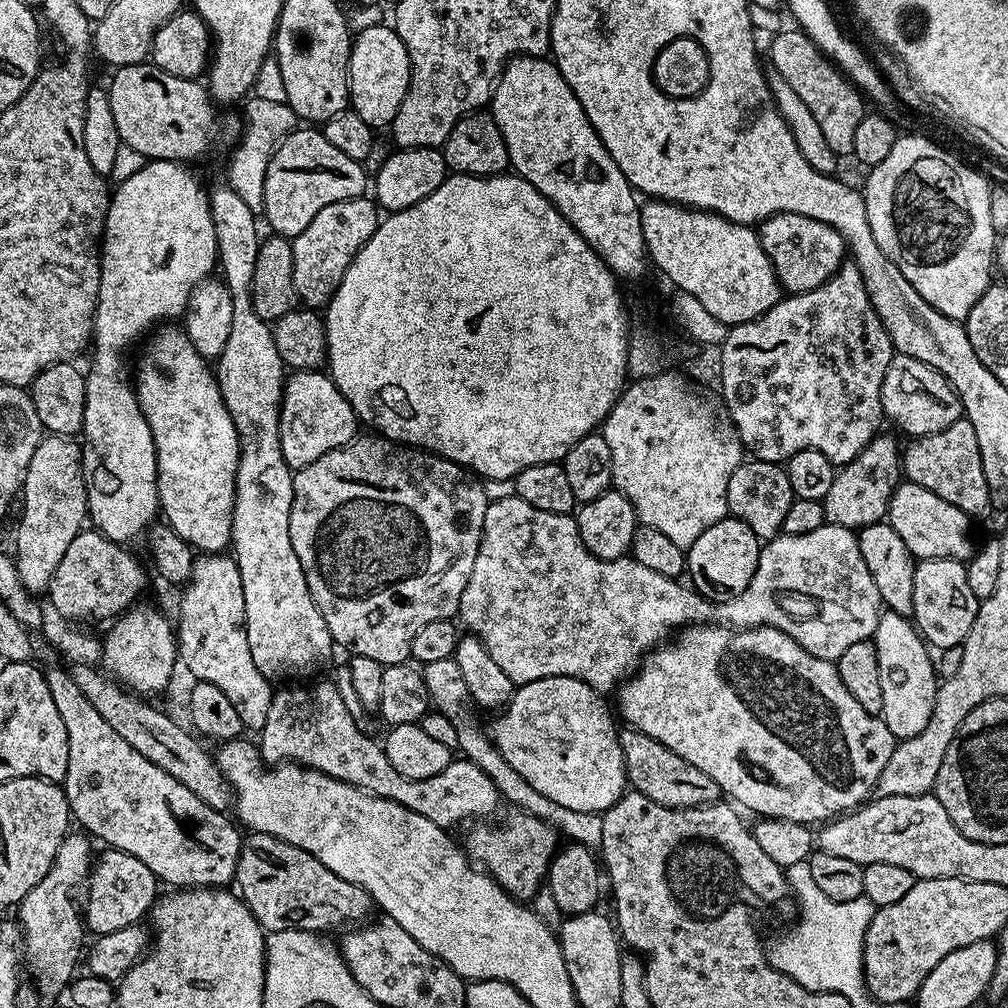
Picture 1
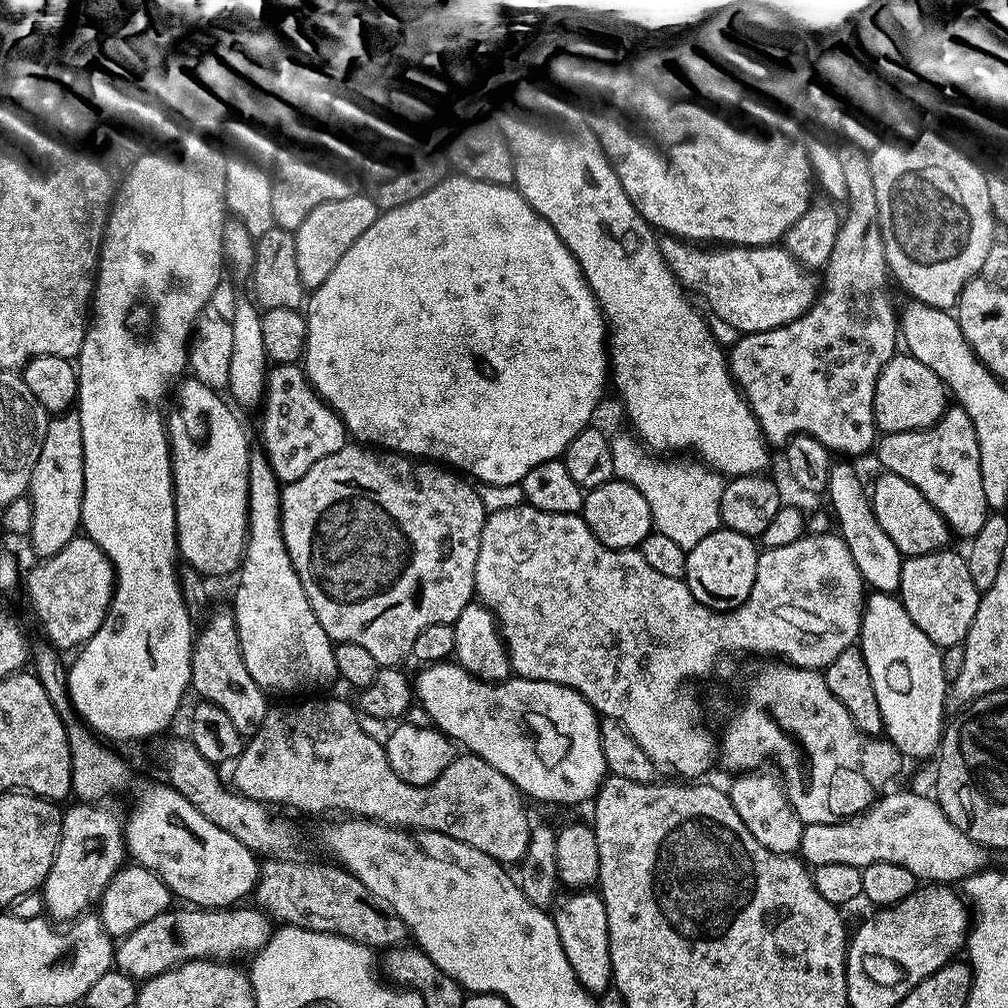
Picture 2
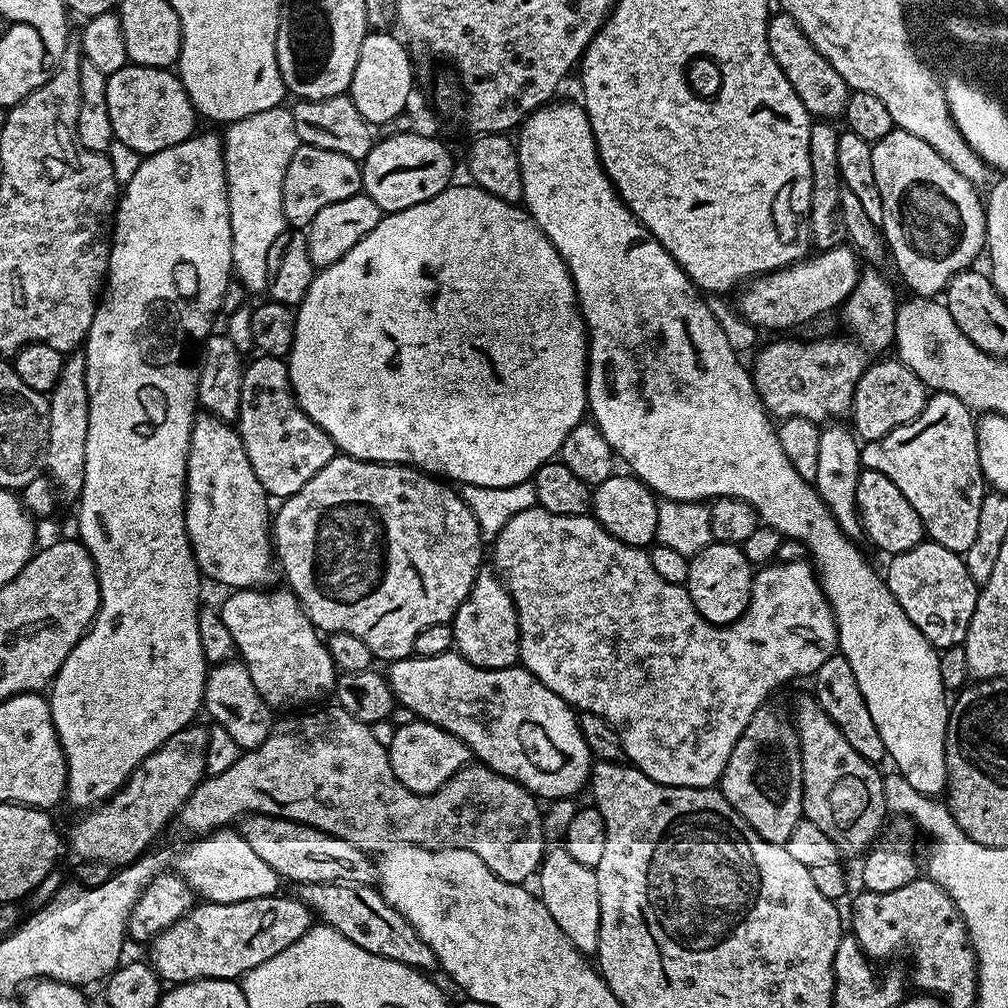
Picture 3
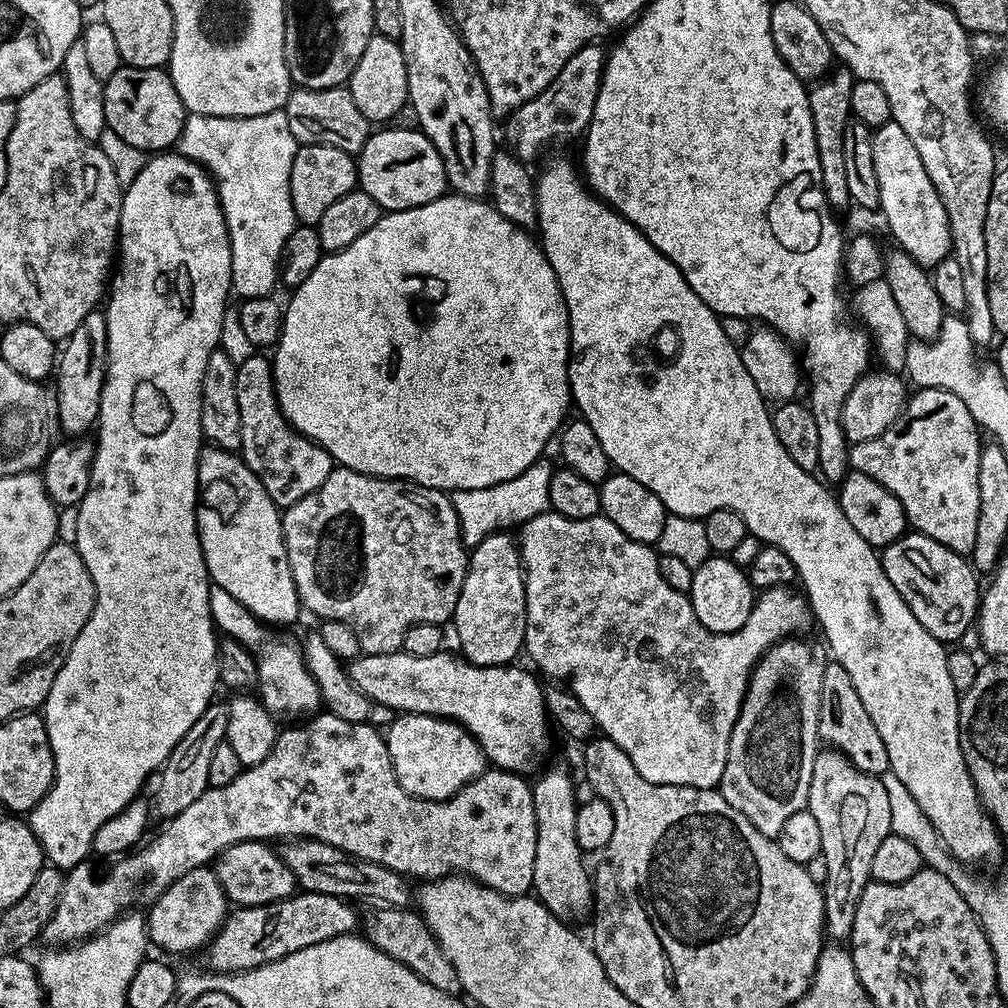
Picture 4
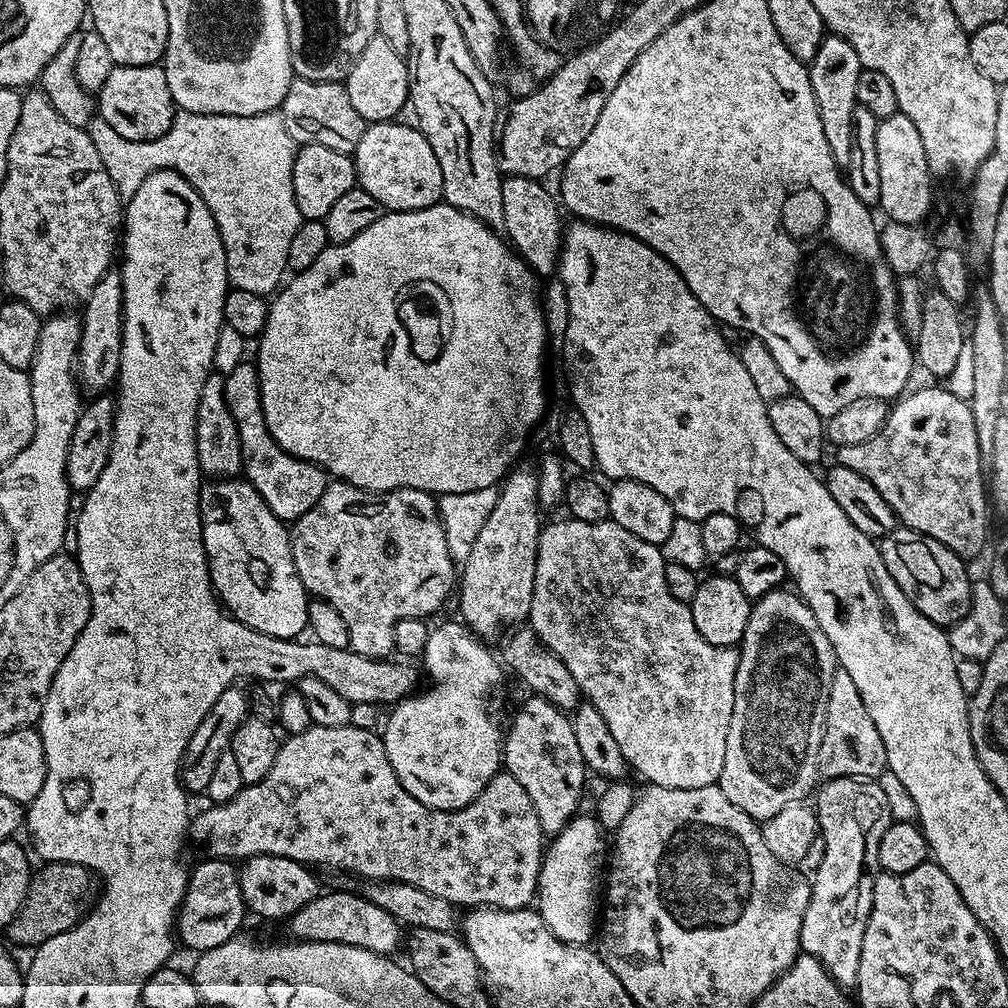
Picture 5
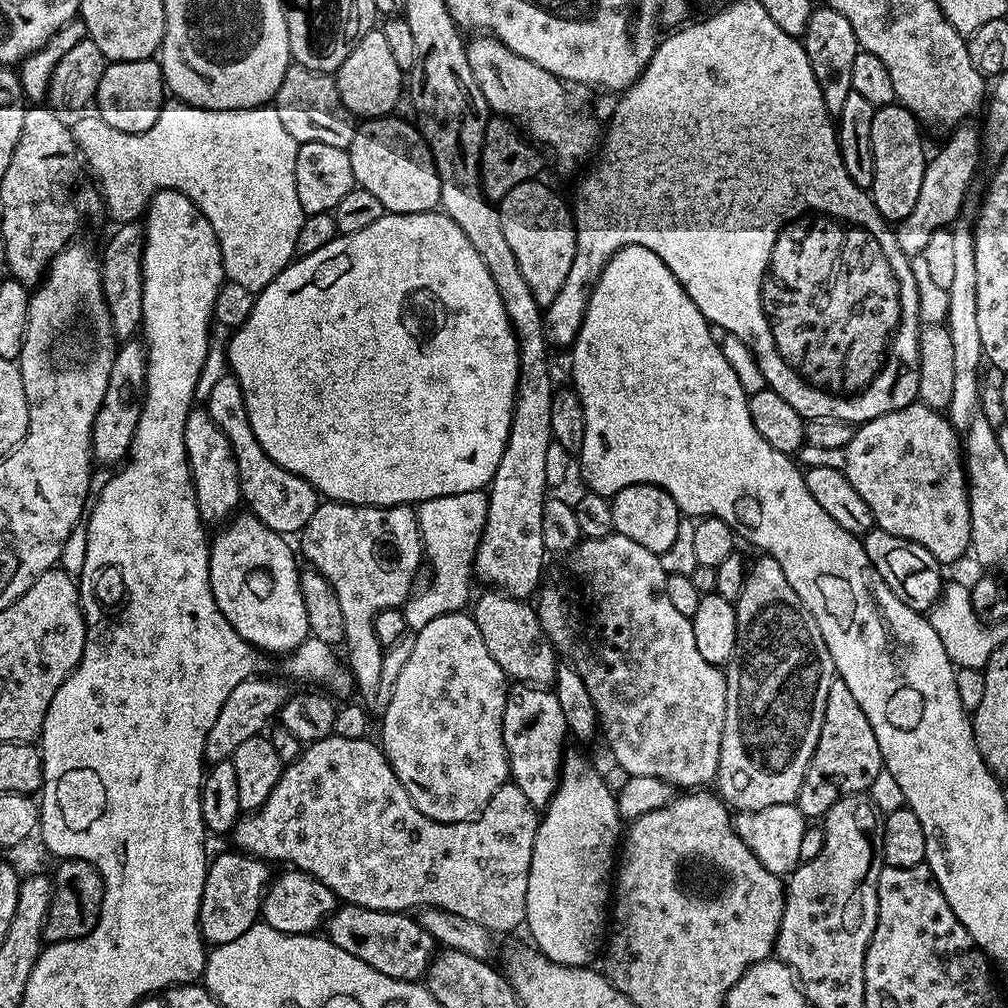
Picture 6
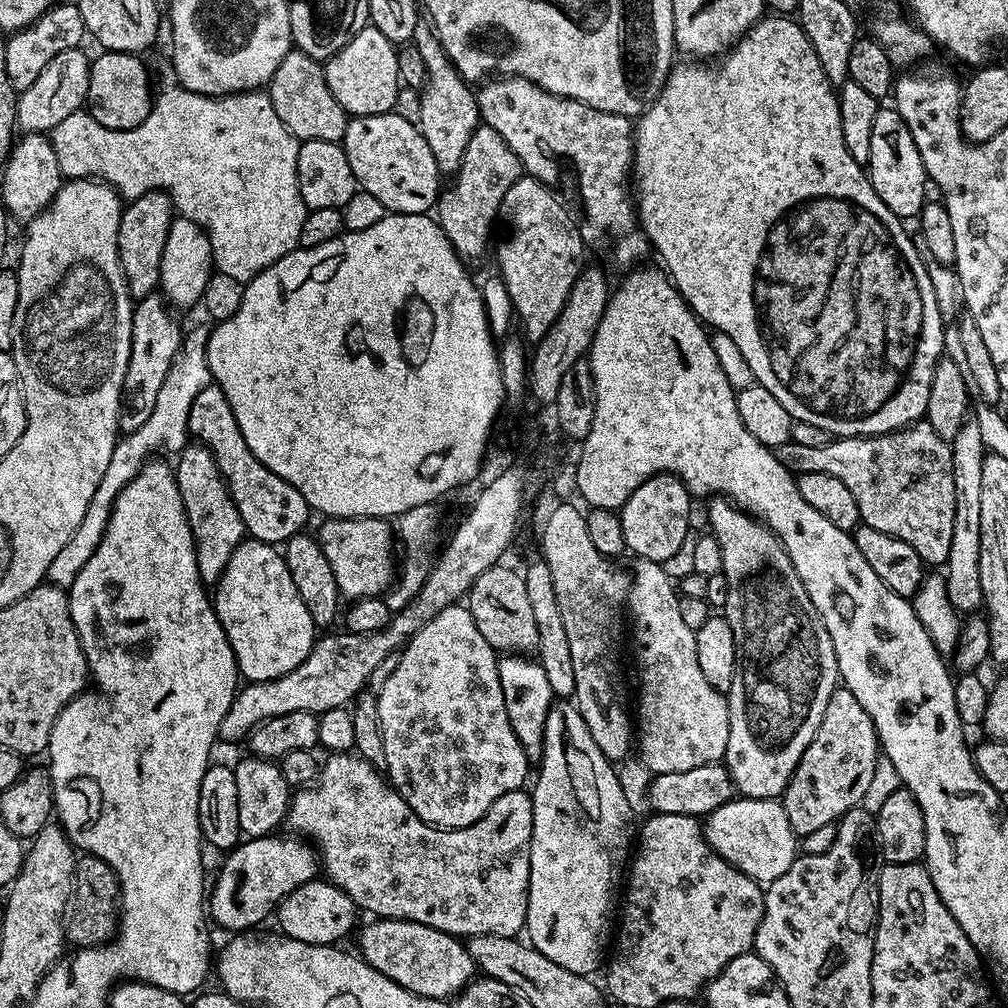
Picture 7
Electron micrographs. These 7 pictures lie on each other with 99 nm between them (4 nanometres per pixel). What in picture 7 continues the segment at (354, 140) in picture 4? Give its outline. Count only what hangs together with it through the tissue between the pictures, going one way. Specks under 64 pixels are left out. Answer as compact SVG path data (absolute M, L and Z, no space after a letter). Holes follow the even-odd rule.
M299 50L288 52L278 65L278 70L274 70L274 78L266 85L266 91L274 106L274 114L282 118L286 130L291 132L297 141L321 140L335 144L343 141L350 117L338 102L338 98L330 94L321 61L310 58L310 54Z

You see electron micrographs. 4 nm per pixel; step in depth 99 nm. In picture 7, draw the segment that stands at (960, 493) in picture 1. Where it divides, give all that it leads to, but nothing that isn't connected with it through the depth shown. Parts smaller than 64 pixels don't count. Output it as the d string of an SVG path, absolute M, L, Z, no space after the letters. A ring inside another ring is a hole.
M917 422L897 432L887 432L881 436L842 436L829 439L826 446L798 446L784 444L775 449L775 454L793 474L801 472L821 472L834 474L854 494L858 502L858 514L863 527L882 530L906 546L914 546L925 565L947 565L950 554L950 541L954 539L954 462L952 445L943 440L928 423Z

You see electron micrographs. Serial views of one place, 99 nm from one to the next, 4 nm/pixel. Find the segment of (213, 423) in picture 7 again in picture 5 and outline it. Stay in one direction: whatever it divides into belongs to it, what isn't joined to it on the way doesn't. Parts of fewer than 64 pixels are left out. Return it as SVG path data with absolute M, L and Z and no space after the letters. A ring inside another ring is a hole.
M245 362L234 366L224 376L224 393L226 406L230 406L230 414L234 414L234 422L238 426L238 438L242 446L242 472L249 484L262 494L262 502L274 510L278 519L294 522L306 514L322 498L330 477L319 464L312 464L297 456L292 456L270 434L262 414L260 401L260 380L256 377L255 363Z

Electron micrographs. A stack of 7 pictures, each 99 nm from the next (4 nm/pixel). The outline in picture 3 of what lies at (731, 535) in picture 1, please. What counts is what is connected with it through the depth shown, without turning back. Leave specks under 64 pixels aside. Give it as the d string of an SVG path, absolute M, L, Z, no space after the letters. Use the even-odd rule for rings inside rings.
M710 543L688 562L687 590L698 614L712 624L733 624L746 610L752 593L754 566L739 544Z

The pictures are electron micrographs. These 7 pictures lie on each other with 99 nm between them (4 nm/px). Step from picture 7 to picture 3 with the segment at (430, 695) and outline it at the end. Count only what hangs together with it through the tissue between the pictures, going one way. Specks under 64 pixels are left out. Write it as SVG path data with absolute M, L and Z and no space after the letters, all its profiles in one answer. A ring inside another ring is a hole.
M416 718L412 724L396 728L392 733L392 741L387 741L386 747L390 766L411 792L437 792L459 768L469 763L468 747L454 734L436 724Z

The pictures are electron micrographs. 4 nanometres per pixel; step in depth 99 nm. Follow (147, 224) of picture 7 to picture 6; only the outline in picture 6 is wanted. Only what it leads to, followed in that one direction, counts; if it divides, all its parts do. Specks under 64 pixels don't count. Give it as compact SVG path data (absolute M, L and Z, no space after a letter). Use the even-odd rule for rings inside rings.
M139 223L122 224L115 229L116 233L104 244L104 252L99 253L102 290L106 306L110 310L112 329L117 341L133 339L141 327L142 316L142 228Z

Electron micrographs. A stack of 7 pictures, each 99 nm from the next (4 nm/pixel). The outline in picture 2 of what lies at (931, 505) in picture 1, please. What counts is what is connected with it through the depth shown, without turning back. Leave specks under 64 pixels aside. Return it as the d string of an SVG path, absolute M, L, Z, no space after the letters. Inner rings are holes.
M881 471L879 475L880 477L870 484L874 518L878 518L878 526L882 526L882 530L886 530L894 546L898 546L900 555L907 558L947 549L949 526L942 514L938 514L938 510L934 510L934 506L930 506L926 498L922 498L922 490L906 482L906 478L898 478L898 474L893 472Z

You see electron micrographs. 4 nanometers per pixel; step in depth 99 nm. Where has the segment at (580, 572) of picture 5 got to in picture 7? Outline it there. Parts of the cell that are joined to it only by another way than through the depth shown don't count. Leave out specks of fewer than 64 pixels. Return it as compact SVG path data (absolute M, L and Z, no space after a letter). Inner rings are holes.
M637 559L635 563L636 565L634 565L633 568L630 568L630 583L628 585L628 603L626 608L627 611L632 611L632 616L636 619L636 664L640 667L640 693L636 696L636 712L634 708L634 748L635 751L640 751L640 753L638 753L638 759L657 776L694 770L694 766L706 766L707 764L715 764L723 761L726 742L728 741L728 735L730 734L728 702L725 693L719 692L714 686L710 686L710 682L706 682L706 678L702 674L702 669L698 667L696 634L694 629L690 626L686 626L686 621L682 619L680 611L678 611L678 602L680 601L678 588L672 577L666 574L664 565L642 559Z

